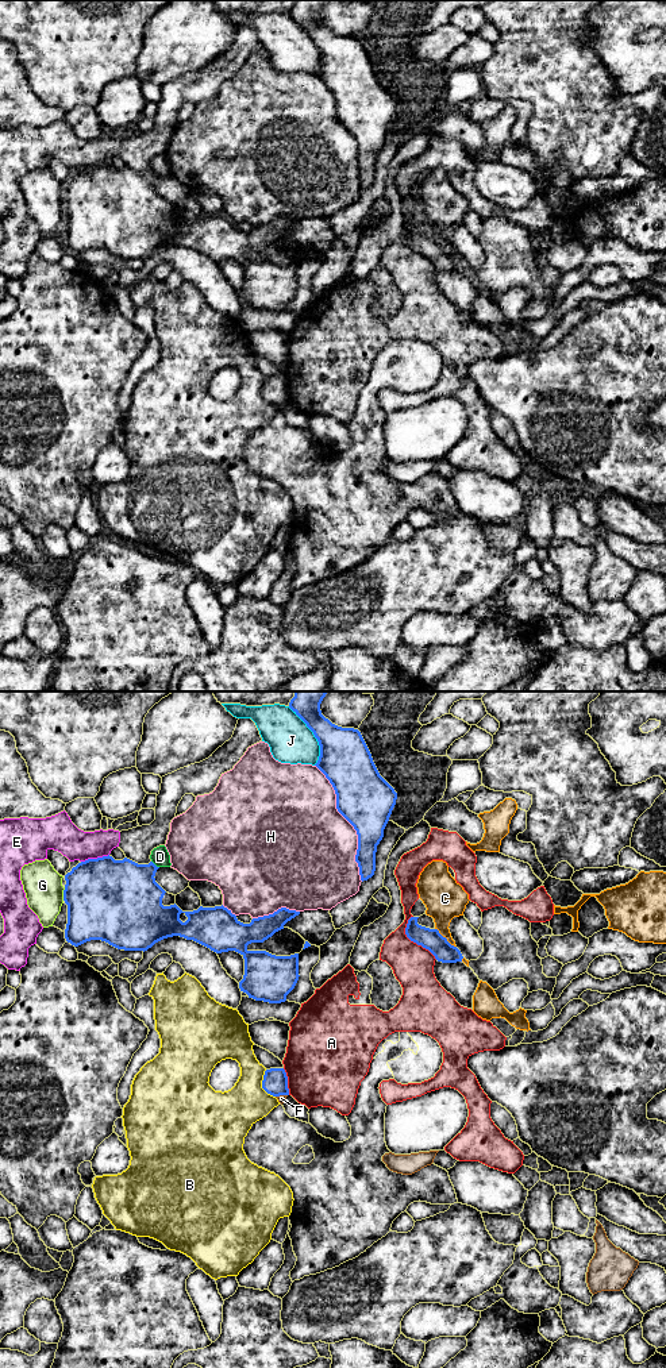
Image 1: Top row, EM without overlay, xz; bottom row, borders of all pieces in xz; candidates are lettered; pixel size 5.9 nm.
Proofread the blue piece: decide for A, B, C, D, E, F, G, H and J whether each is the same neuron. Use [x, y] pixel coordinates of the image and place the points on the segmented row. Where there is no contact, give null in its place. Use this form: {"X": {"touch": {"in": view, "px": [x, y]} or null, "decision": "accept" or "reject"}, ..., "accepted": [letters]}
{"A": {"touch": {"in": "xz", "px": [412, 940]}, "decision": "reject"}, "B": {"touch": {"in": "xz", "px": [262, 1085]}, "decision": "reject"}, "C": {"touch": {"in": "xz", "px": [446, 939]}, "decision": "reject"}, "D": {"touch": {"in": "xz", "px": [154, 864]}, "decision": "reject"}, "E": {"touch": {"in": "xz", "px": [95, 859]}, "decision": "reject"}, "F": {"touch": {"in": "xz", "px": [281, 1094]}, "decision": "reject"}, "G": {"touch": {"in": "xz", "px": [64, 894]}, "decision": "reject"}, "H": {"touch": {"in": "xz", "px": [349, 821]}, "decision": "reject"}, "J": {"touch": {"in": "xz", "px": [315, 736]}, "decision": "reject"}, "accepted": []}

